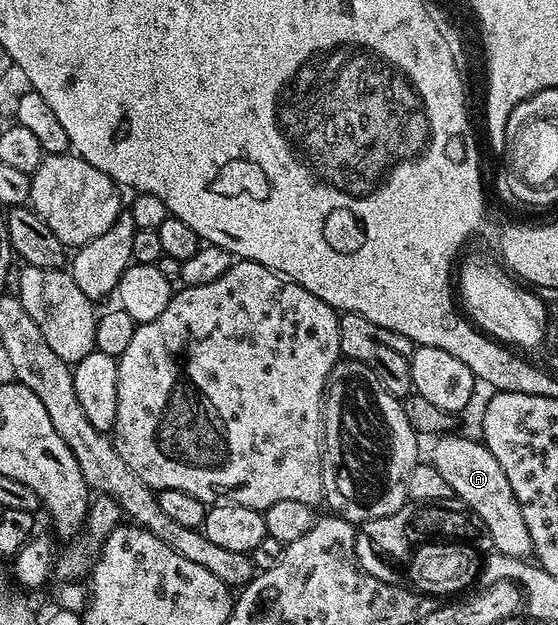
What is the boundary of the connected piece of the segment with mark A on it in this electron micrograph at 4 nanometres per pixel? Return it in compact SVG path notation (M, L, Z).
M457 435L436 437L434 444L437 445L431 456L435 470L439 470L451 485L454 497L480 518L482 529L493 539L492 547L496 551L522 558L532 557L533 543L531 534L527 532L527 521L523 518L523 510L519 510L511 482L507 482L507 474L503 474L499 462L495 462L495 454L491 454L480 439Z

